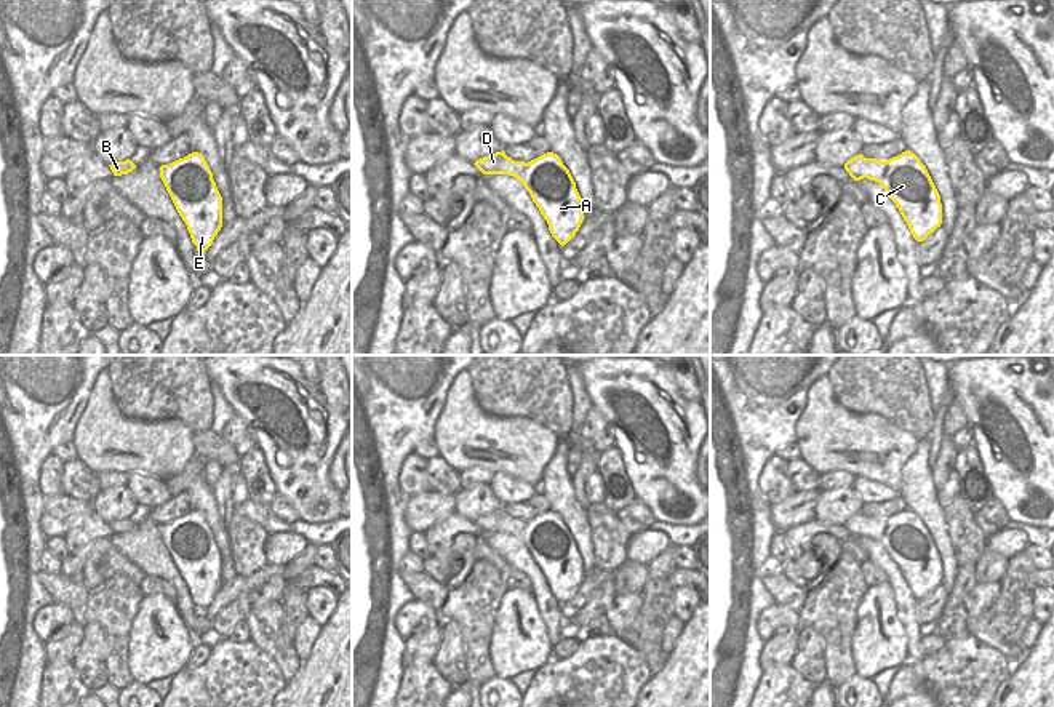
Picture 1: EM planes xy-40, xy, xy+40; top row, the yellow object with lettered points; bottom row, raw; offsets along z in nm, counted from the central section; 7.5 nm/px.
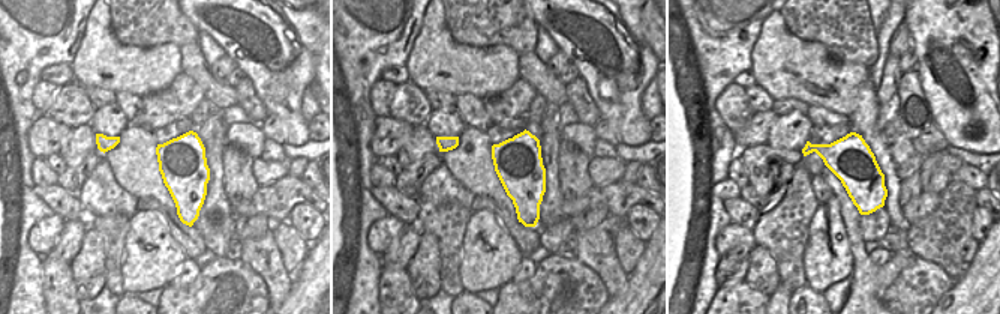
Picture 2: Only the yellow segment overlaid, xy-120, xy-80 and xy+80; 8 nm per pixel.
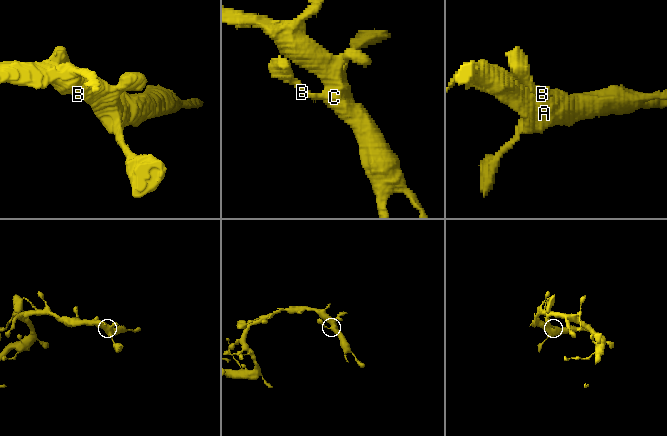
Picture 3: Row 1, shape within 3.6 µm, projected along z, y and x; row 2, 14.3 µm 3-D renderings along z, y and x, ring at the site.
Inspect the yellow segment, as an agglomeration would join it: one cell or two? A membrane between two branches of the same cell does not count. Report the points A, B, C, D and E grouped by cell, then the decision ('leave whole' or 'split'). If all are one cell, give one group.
groups A B C D E; leave whole

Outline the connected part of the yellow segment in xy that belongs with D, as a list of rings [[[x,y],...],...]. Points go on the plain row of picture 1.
[[[496,510],[473,521],[483,533],[509,533],[520,537],[549,582],[552,595],[563,605],[584,579],[582,558],[561,517],[547,510],[528,521]]]

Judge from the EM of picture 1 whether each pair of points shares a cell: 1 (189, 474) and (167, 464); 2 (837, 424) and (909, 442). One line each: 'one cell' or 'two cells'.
1: two cells
2: one cell

